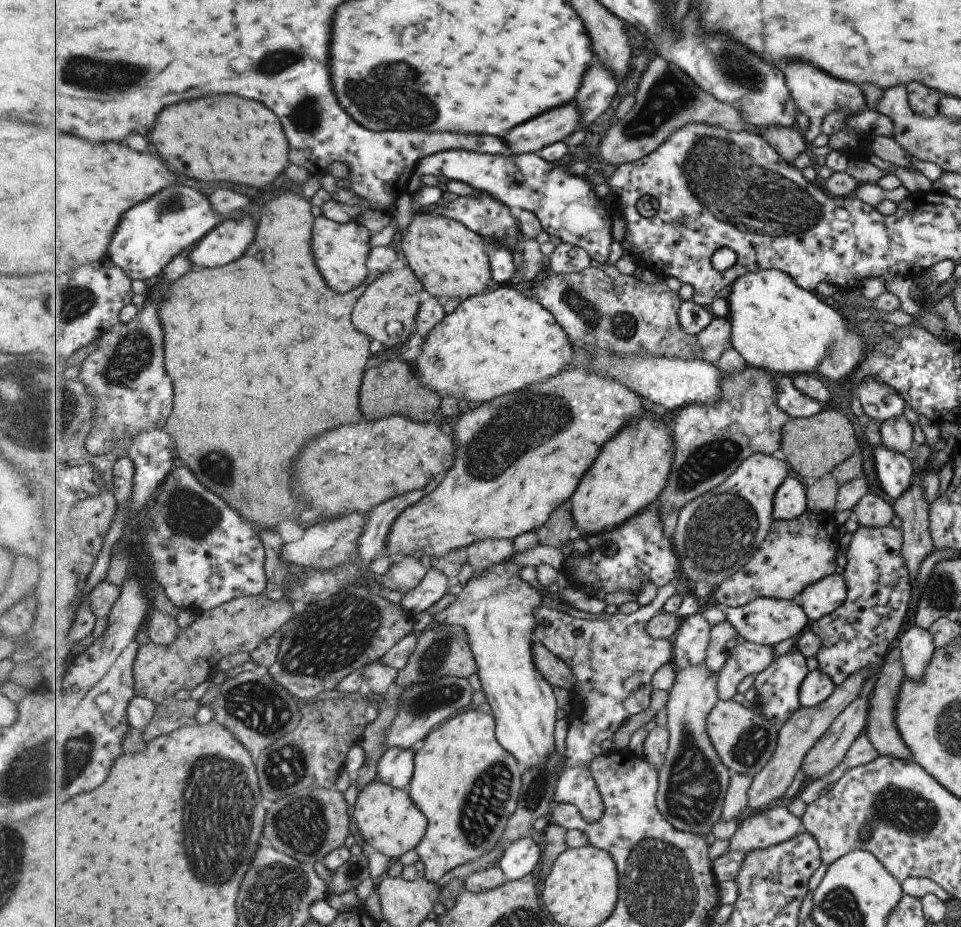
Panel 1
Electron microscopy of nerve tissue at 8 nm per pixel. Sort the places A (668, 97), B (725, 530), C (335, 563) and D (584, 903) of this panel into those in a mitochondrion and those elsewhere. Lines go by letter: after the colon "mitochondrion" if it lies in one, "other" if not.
A: mitochondrion
B: mitochondrion
C: other
D: other

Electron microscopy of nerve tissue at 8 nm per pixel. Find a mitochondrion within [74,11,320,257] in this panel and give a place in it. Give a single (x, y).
(283, 58)

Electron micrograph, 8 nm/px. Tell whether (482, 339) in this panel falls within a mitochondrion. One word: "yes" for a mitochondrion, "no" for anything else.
no

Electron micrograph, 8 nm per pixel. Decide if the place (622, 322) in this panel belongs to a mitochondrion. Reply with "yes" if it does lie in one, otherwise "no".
yes

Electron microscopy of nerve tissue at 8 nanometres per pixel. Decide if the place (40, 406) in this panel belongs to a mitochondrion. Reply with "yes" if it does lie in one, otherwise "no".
yes

